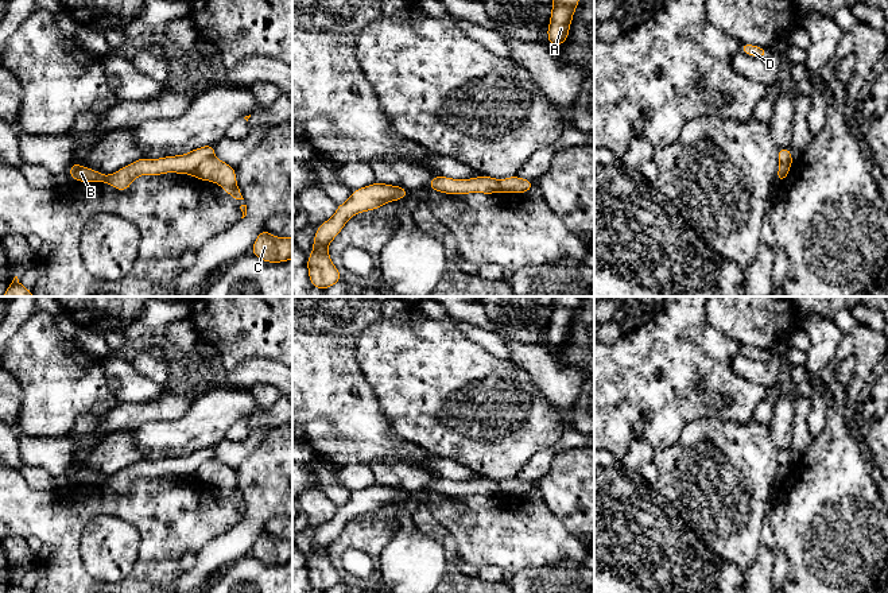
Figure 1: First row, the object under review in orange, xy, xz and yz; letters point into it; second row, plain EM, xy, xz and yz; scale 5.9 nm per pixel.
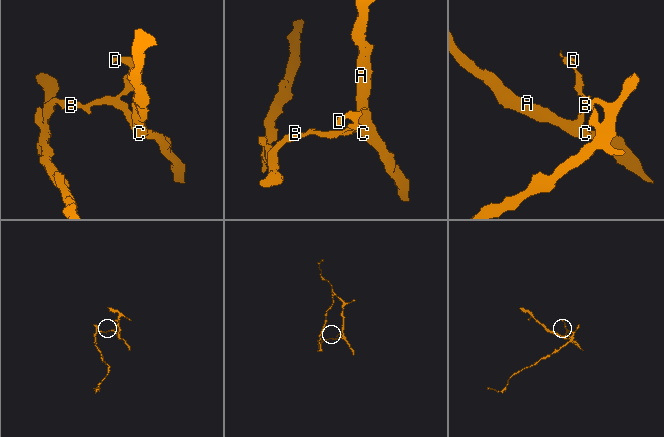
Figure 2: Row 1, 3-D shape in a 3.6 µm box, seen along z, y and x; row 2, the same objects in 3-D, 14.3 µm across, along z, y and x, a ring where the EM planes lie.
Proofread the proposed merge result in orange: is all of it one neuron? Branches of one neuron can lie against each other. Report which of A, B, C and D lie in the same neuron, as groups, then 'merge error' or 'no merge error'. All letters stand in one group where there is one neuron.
A C / B D; merge error

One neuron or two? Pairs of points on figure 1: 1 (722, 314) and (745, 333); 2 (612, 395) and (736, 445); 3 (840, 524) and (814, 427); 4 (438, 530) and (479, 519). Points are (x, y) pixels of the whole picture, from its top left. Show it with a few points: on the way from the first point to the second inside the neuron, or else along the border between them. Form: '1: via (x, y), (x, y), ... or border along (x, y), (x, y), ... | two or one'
1: via (728, 316), (740, 328) | one
2: border along (717, 417), (690, 421), (678, 440), (666, 449) | two
3: border along (829, 406), (826, 425), (814, 438) | two
4: border along (429, 508), (453, 537), (460, 555) | two

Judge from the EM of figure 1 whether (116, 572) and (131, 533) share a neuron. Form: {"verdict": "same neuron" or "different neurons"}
{"verdict": "same neuron"}

